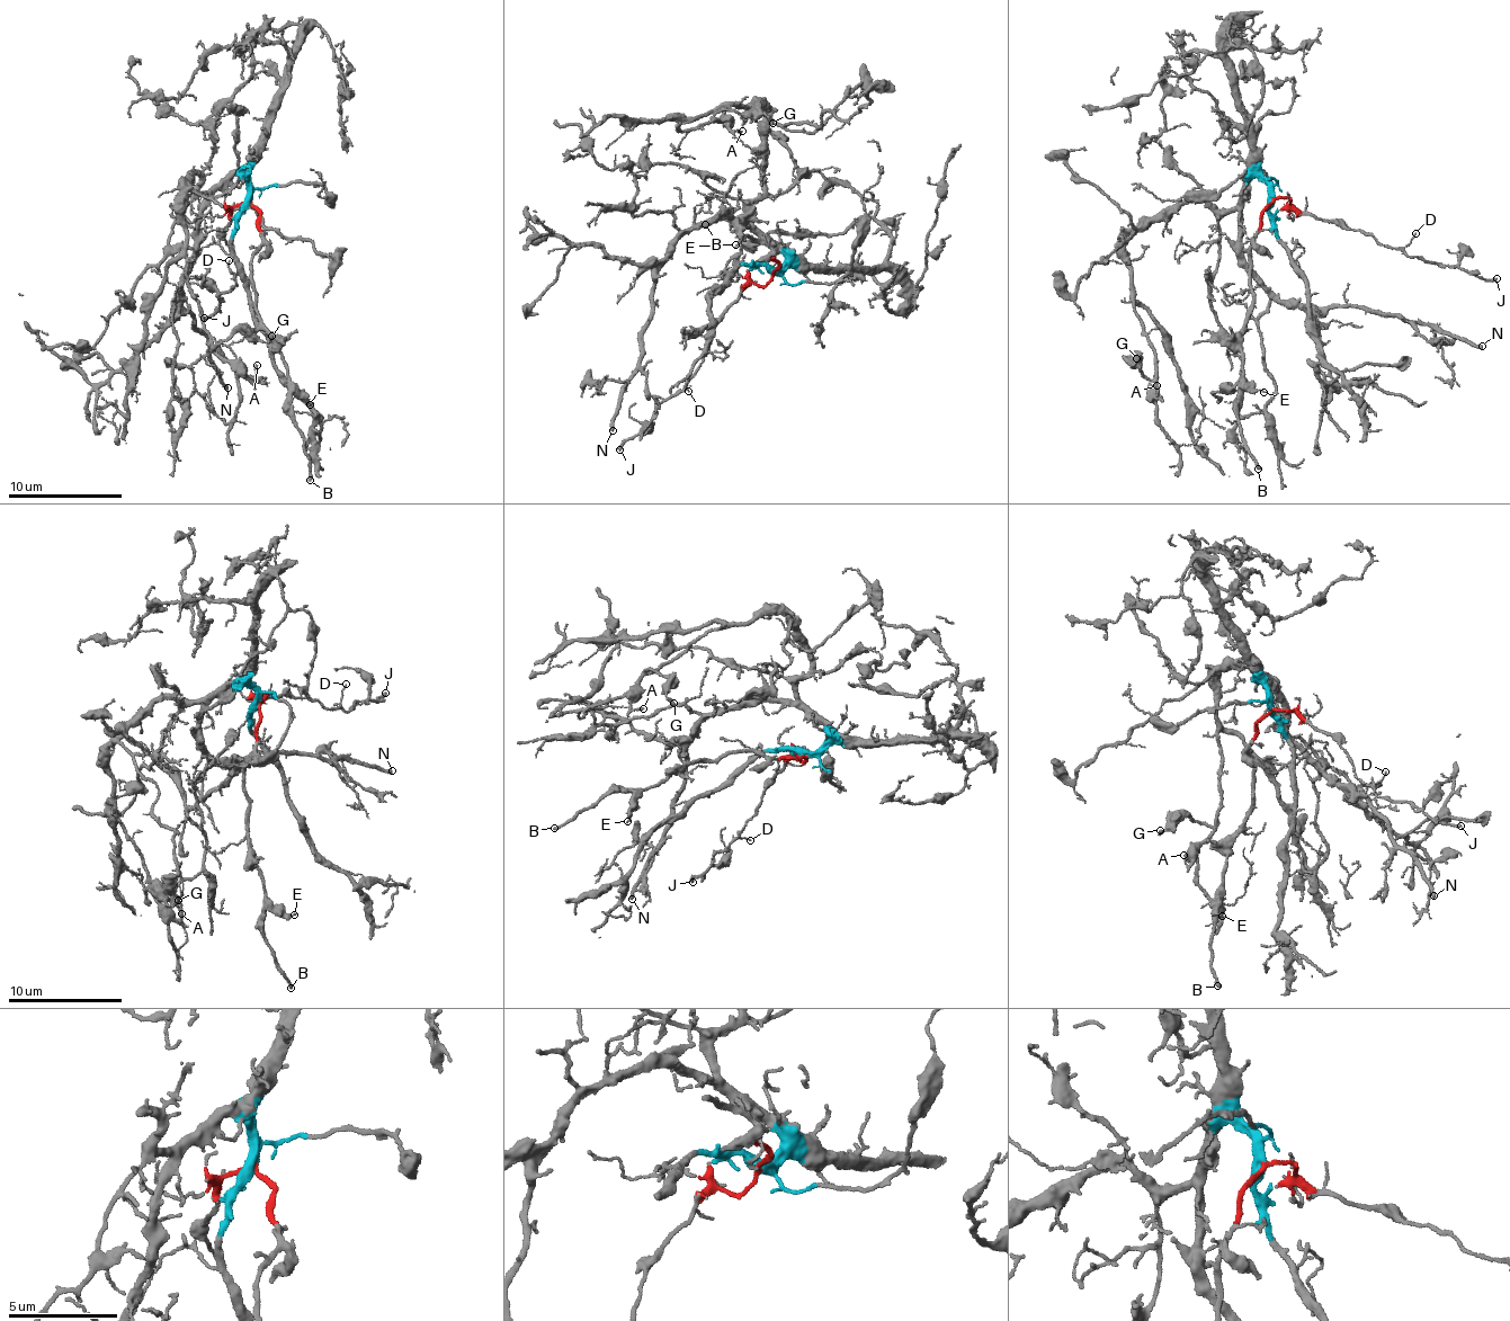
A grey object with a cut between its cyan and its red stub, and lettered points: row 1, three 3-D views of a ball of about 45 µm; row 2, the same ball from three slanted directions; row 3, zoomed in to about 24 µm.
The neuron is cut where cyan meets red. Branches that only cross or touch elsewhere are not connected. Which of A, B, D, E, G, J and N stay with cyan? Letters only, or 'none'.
A, G, N

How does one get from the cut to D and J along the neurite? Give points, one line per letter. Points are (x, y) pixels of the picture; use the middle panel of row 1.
D: (773, 274), (764, 286), (754, 284), (740, 294), (722, 317), (708, 348), (691, 376), (688, 392)
J: (773, 274), (764, 286), (754, 284), (740, 294), (722, 317), (703, 363), (685, 386), (618, 451)

